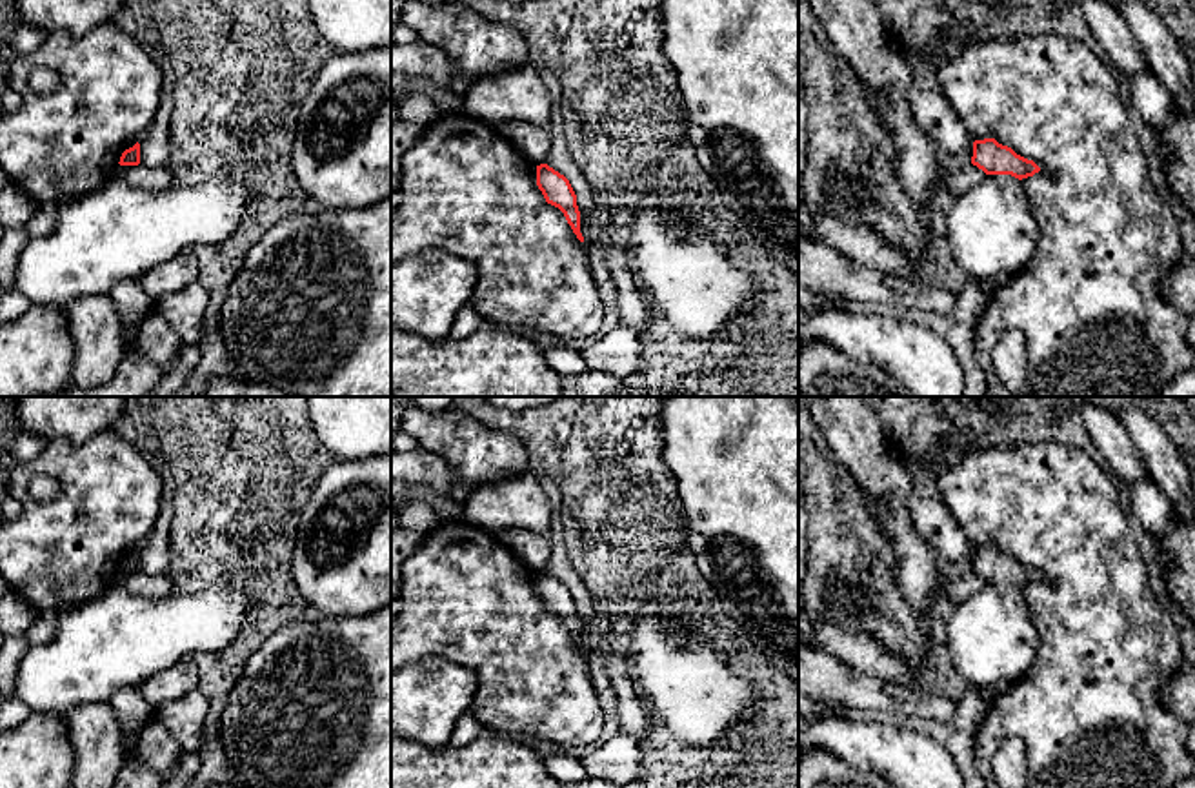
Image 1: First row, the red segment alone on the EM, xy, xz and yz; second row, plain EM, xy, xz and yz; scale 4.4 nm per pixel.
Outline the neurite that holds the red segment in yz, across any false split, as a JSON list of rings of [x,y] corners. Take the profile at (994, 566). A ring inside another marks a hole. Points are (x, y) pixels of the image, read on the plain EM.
[[[995,546],[973,550],[971,571],[986,582],[1011,582],[1019,588],[1033,584],[1040,575]]]

